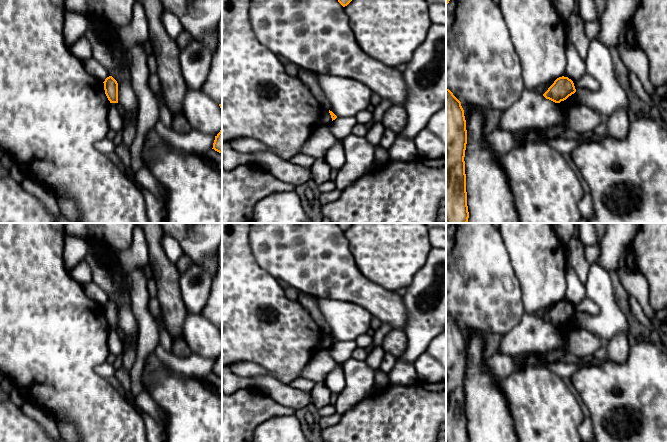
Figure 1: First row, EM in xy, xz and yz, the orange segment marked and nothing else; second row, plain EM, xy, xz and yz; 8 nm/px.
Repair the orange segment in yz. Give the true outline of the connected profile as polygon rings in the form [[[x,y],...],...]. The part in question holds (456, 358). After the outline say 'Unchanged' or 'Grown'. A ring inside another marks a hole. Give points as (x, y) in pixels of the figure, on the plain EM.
[[[446,312],[446,442],[469,442],[465,374],[467,354],[461,326]]]. Unchanged

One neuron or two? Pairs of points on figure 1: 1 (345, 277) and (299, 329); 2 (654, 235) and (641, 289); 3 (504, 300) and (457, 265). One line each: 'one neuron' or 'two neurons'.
1: two neurons
2: two neurons
3: one neuron

